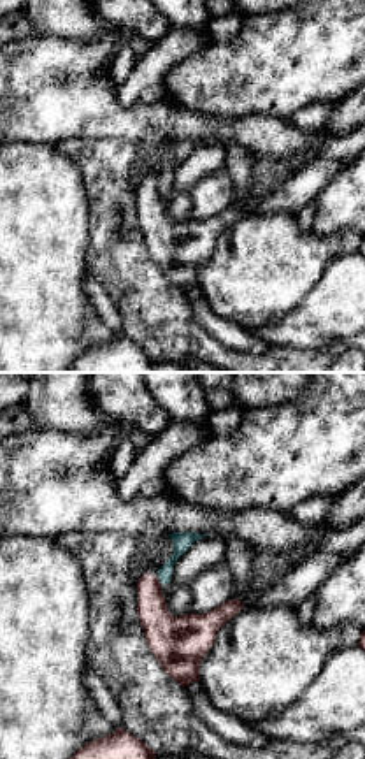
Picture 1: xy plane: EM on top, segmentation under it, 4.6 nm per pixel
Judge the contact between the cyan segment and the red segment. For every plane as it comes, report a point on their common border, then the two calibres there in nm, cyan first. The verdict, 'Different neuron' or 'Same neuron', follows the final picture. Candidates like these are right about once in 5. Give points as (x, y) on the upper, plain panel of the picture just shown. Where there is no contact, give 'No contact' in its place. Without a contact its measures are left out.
Touches cyan at (160, 187). Thickness 80 nm (cyan) against 190 nm

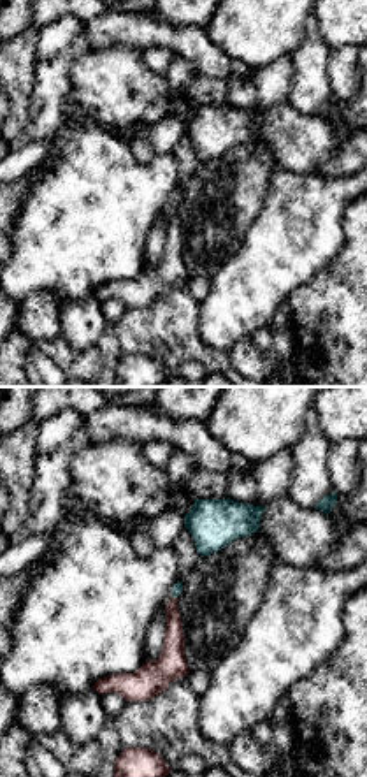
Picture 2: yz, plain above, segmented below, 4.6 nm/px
No contact

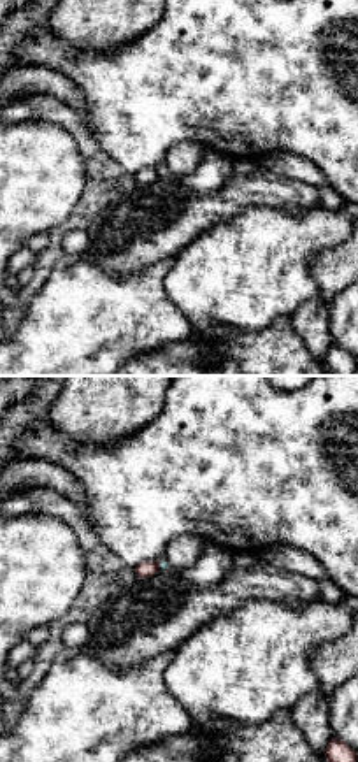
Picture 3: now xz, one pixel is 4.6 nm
No contact

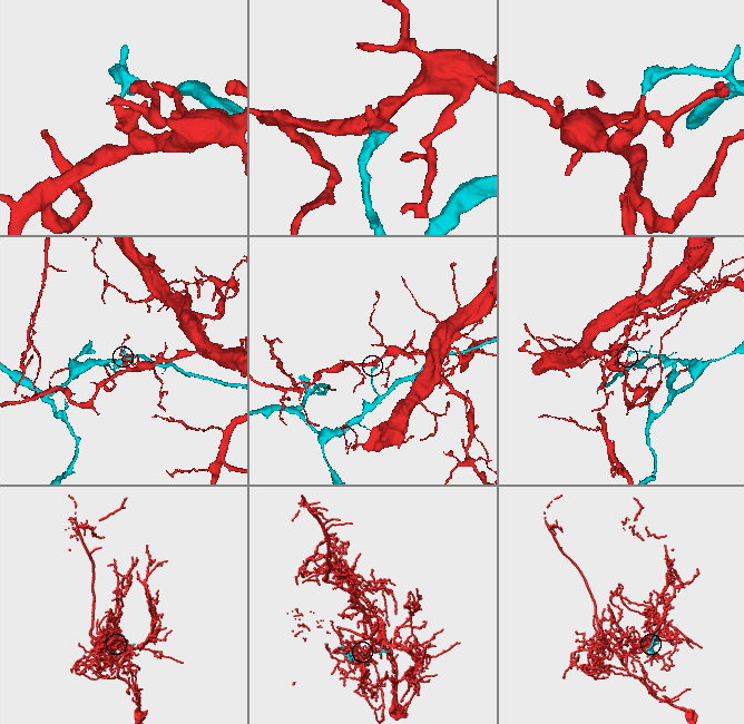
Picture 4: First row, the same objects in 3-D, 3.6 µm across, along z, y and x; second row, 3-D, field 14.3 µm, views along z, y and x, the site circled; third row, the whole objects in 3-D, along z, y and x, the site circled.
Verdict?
Different neuron

